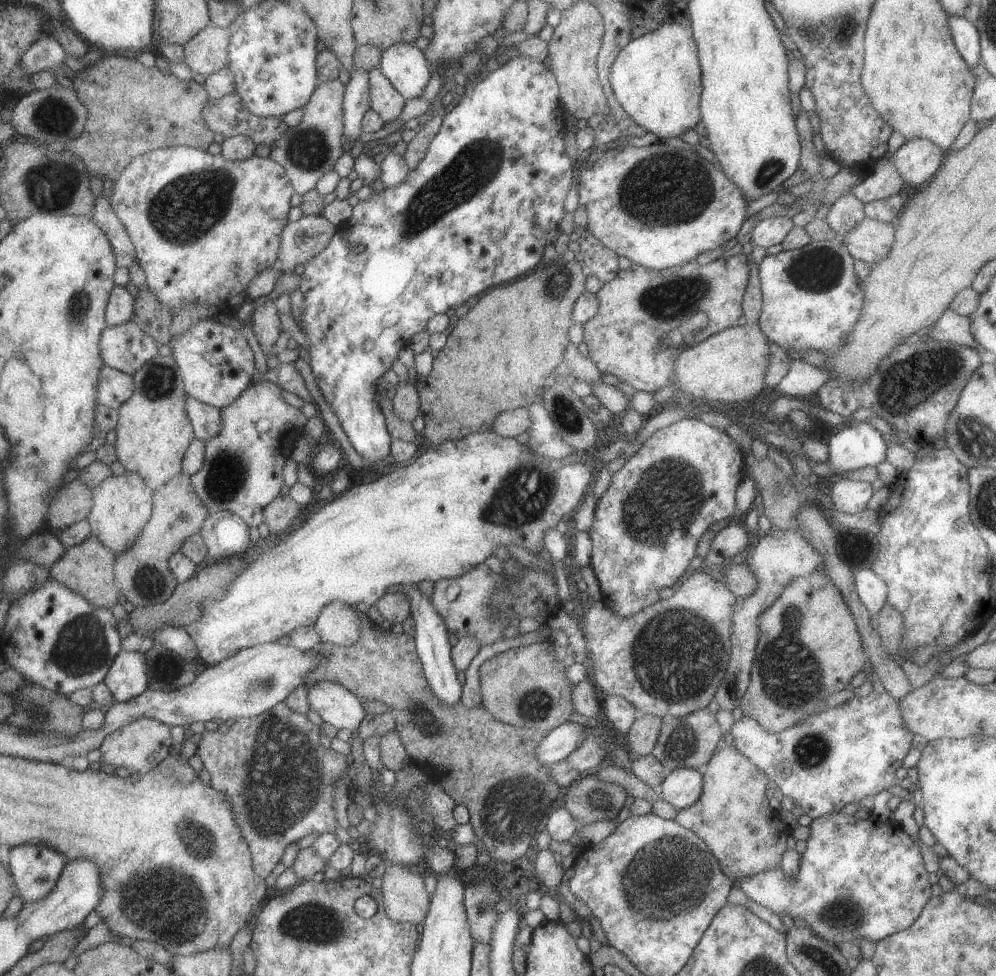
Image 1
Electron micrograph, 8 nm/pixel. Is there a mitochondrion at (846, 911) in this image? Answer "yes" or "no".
yes

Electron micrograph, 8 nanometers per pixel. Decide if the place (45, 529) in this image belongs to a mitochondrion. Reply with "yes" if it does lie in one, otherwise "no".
no

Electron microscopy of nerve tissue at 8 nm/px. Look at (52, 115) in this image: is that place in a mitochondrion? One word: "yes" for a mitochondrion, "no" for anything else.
yes

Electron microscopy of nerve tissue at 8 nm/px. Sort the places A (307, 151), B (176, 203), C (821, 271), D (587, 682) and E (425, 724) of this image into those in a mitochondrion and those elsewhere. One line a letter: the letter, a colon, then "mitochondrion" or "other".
A: mitochondrion
B: mitochondrion
C: mitochondrion
D: other
E: mitochondrion

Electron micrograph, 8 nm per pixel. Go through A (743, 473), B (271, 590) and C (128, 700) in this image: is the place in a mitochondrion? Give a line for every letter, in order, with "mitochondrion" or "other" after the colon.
A: other
B: other
C: other

